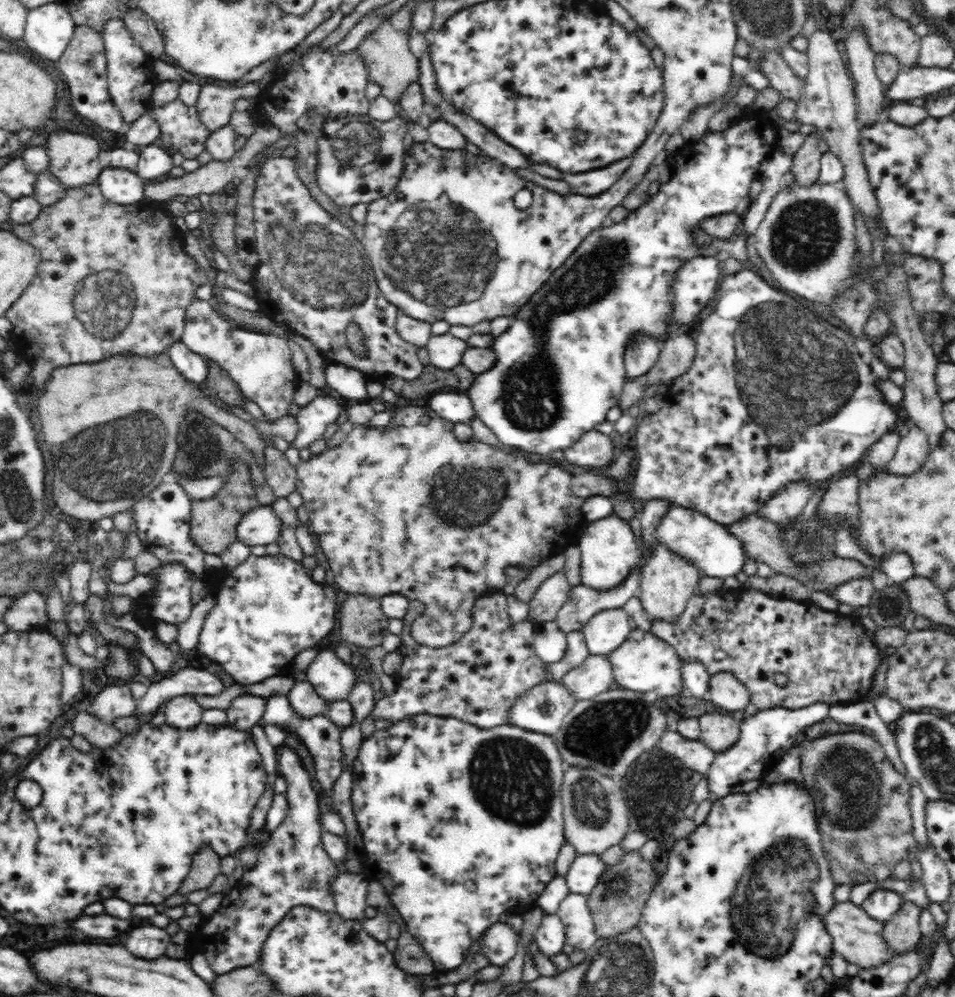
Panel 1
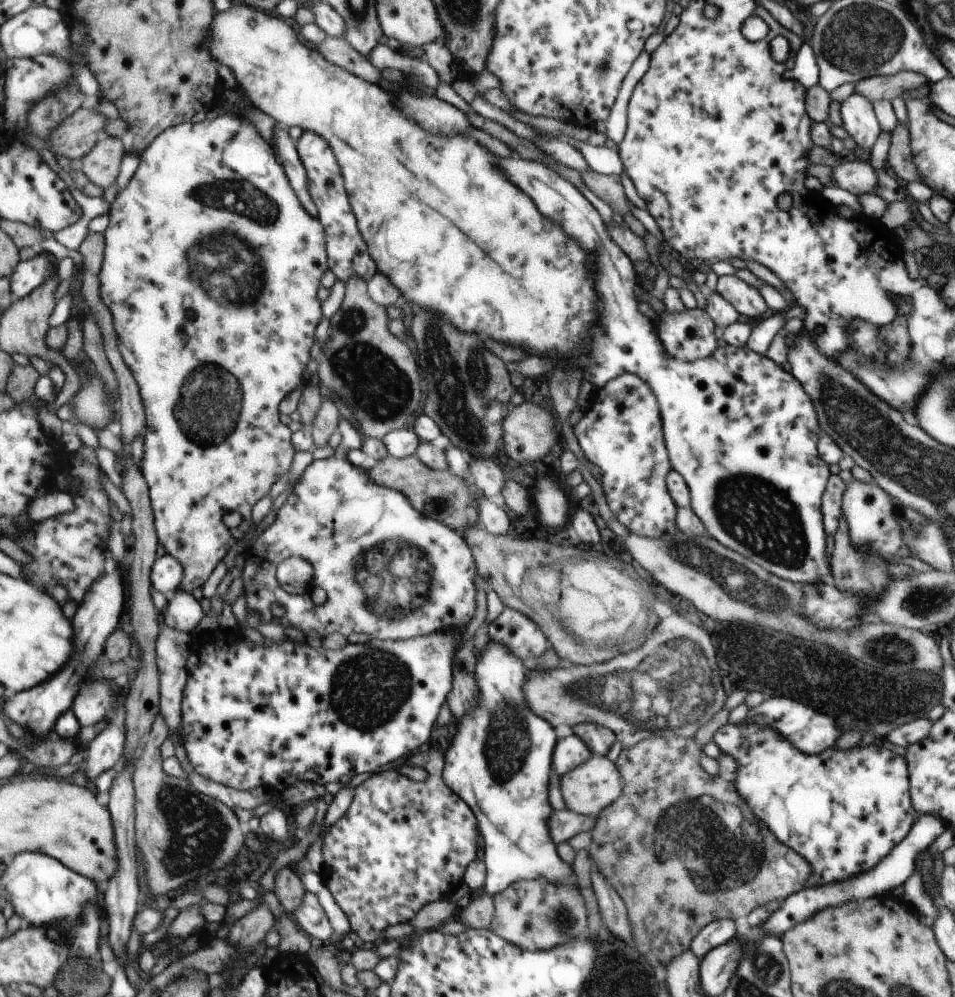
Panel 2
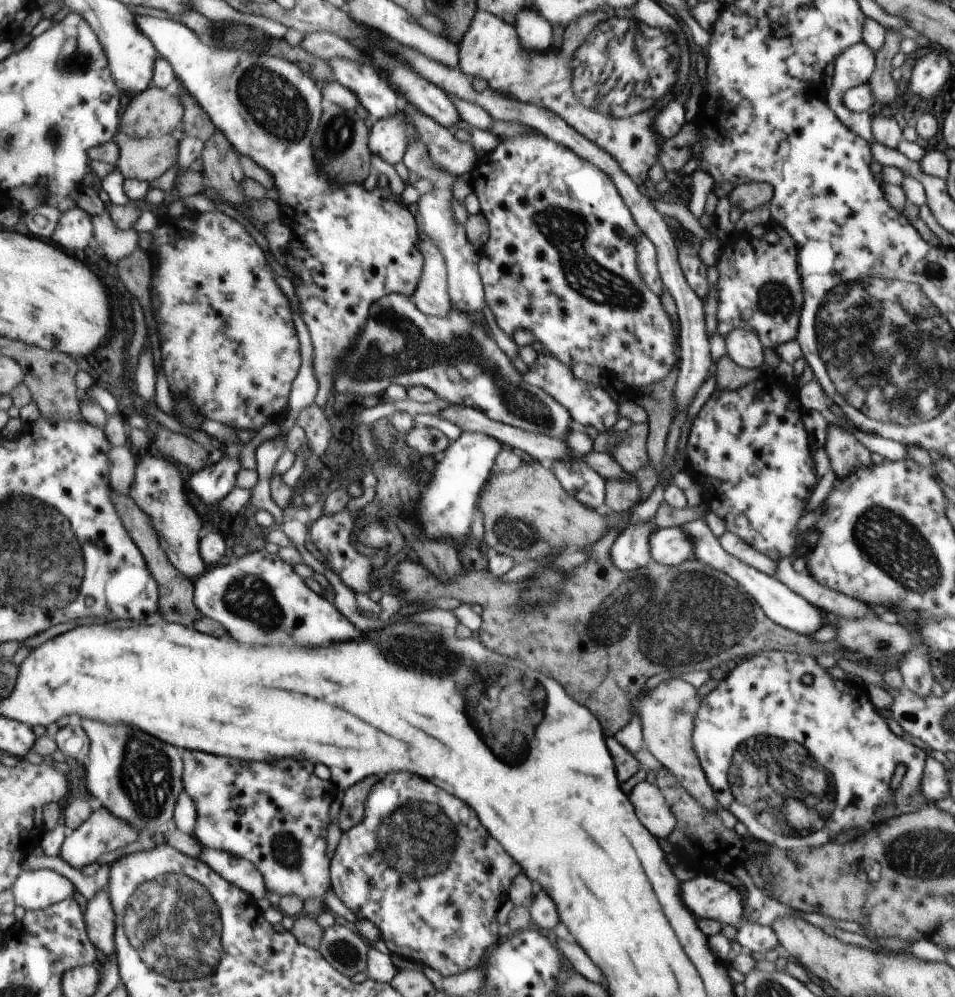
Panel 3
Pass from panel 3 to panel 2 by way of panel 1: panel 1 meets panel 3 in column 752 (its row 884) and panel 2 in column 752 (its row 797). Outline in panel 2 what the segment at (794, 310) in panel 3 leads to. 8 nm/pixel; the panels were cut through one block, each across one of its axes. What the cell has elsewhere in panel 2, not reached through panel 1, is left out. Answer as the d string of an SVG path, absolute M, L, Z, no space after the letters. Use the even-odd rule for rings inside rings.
M719 276L716 286L718 293L730 302L740 314L744 314L748 318L758 318L768 310L758 289L750 286L744 280L740 280L737 276Z

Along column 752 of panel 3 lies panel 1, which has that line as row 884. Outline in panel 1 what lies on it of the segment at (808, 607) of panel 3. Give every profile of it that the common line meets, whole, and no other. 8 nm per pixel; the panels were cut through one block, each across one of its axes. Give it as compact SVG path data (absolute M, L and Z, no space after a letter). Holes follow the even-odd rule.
M577 854L565 879L568 890L574 894L588 895L598 884L598 876L606 870L606 863L596 854Z

